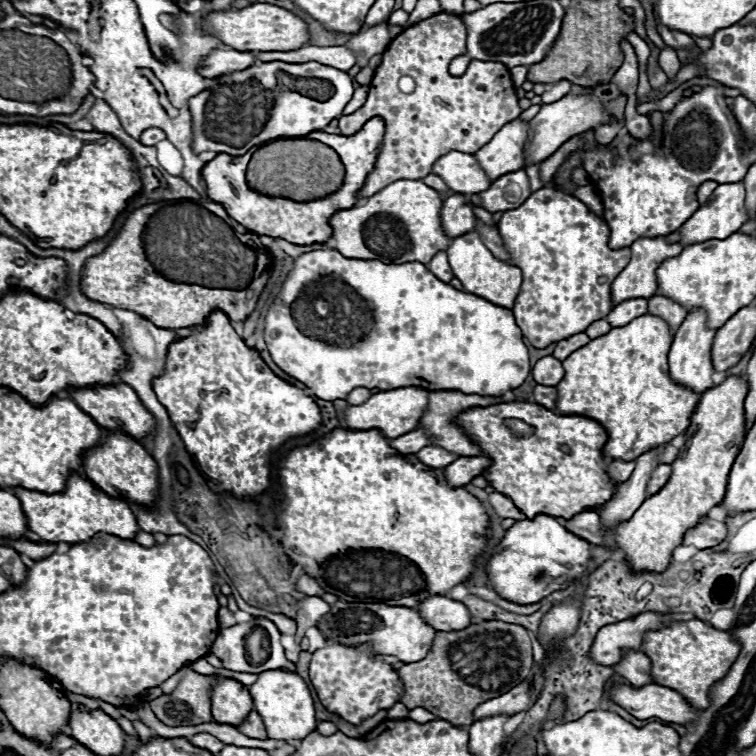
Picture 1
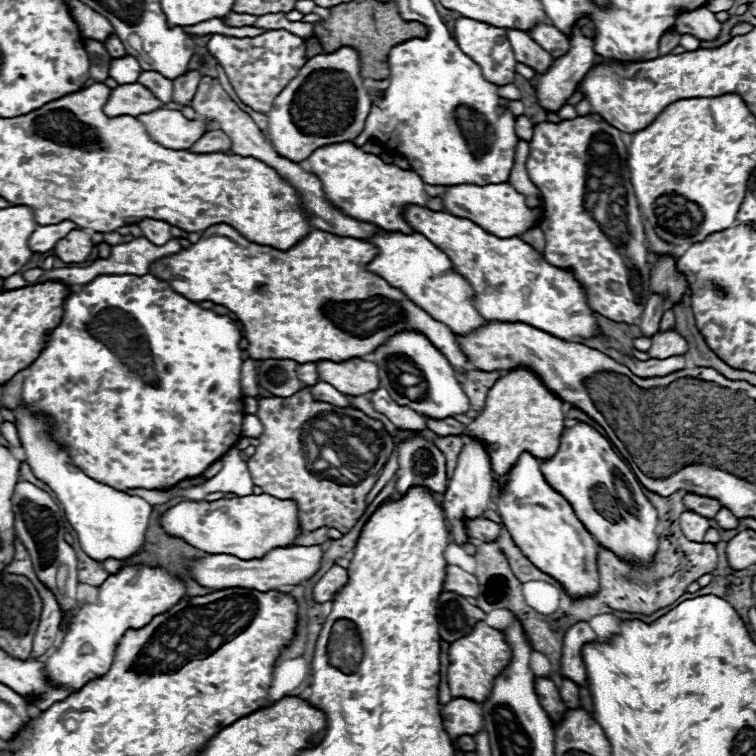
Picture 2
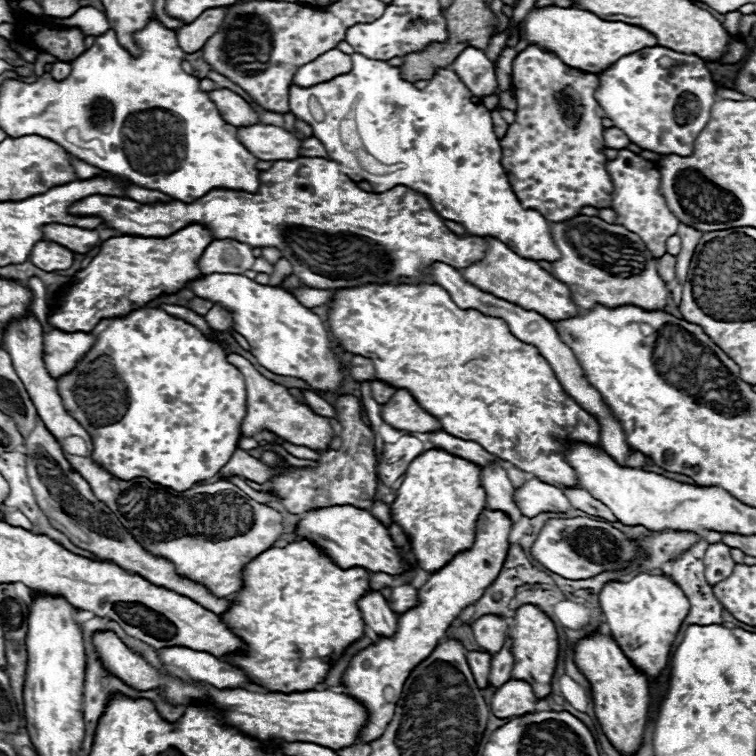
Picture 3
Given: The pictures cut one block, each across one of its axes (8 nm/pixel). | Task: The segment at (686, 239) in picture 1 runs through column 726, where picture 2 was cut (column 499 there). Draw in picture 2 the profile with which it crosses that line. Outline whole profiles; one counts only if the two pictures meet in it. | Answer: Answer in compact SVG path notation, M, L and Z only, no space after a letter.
M454 184L454 186L446 186L440 198L446 212L474 220L478 226L486 228L486 232L494 236L518 236L540 224L538 214L526 206L524 196L512 184L486 184L486 186Z

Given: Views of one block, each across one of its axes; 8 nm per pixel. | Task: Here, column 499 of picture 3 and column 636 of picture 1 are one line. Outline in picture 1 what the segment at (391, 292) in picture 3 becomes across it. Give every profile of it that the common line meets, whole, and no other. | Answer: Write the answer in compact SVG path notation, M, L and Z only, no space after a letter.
M644 314L626 326L590 340L564 362L564 378L558 388L556 408L566 416L584 416L600 422L608 432L604 456L608 460L636 460L656 444L682 434L700 402L700 392L676 384L668 376L670 326L654 314Z

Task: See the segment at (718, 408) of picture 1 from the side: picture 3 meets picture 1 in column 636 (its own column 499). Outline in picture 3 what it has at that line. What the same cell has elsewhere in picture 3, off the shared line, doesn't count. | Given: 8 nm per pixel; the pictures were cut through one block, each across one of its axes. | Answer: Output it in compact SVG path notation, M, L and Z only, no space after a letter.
M484 508L476 520L476 540L472 548L458 552L440 572L432 574L430 580L418 588L418 606L408 608L398 616L398 628L394 636L378 636L376 642L356 652L342 676L342 686L346 694L356 698L368 710L368 722L360 730L360 742L370 742L382 736L386 724L392 720L396 702L402 694L404 682L410 672L440 644L446 636L450 624L460 616L460 612L476 602L484 590L496 580L502 564L506 560L510 542L512 520L502 510Z

